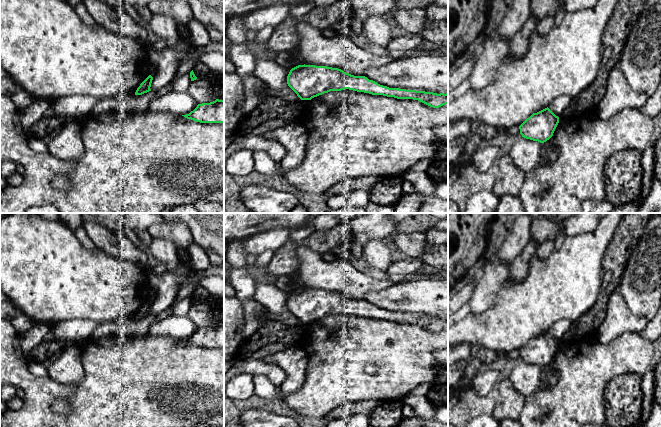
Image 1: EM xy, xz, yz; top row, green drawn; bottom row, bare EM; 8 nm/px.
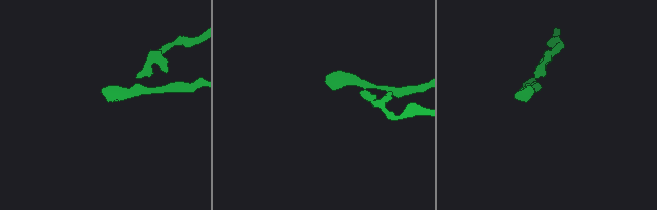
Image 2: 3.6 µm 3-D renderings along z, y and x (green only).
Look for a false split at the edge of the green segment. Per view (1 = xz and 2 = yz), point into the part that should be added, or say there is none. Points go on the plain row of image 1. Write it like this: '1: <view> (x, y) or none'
1: none
2: none

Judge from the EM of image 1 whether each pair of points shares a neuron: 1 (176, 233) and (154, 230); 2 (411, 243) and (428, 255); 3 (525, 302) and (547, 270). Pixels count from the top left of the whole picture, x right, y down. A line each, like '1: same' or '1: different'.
1: same
2: same
3: same

